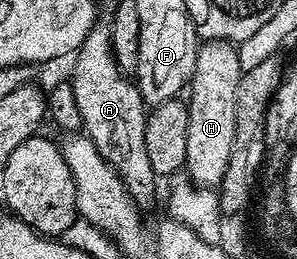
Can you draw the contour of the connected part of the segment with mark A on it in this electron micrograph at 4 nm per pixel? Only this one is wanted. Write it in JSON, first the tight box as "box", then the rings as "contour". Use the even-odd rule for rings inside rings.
{"box":[71,23,159,206],"contour":[[[98,23],[83,39],[77,48],[73,61],[73,78],[71,84],[75,91],[75,103],[79,103],[81,129],[84,136],[95,143],[95,147],[103,159],[123,179],[125,189],[129,192],[138,206],[145,204],[157,193],[159,178],[151,167],[151,159],[147,156],[145,142],[145,119],[147,106],[141,98],[141,92],[136,84],[129,81],[126,74],[117,66],[111,43],[109,25]]]}

